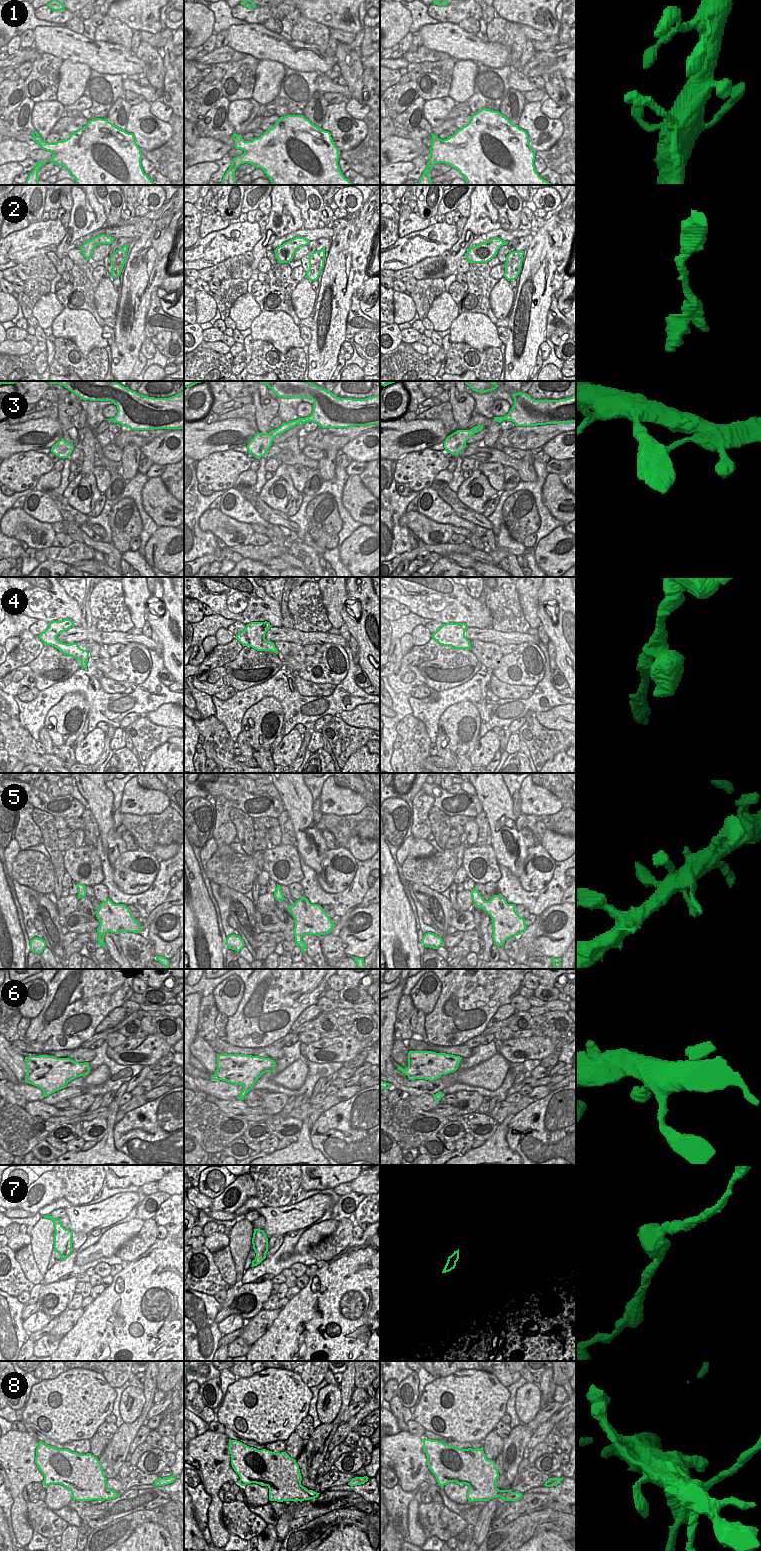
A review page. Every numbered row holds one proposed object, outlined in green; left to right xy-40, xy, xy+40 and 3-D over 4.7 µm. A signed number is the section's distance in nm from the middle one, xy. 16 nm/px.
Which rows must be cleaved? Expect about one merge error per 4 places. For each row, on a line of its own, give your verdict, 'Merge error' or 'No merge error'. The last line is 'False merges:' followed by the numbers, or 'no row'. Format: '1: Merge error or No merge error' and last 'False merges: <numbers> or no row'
1: No merge error
2: No merge error
3: No merge error
4: No merge error
5: No merge error
6: No merge error
7: No merge error
8: Merge error
False merges: 8

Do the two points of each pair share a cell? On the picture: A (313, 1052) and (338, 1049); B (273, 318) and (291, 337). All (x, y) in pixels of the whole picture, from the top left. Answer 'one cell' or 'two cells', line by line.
A: one cell
B: one cell

